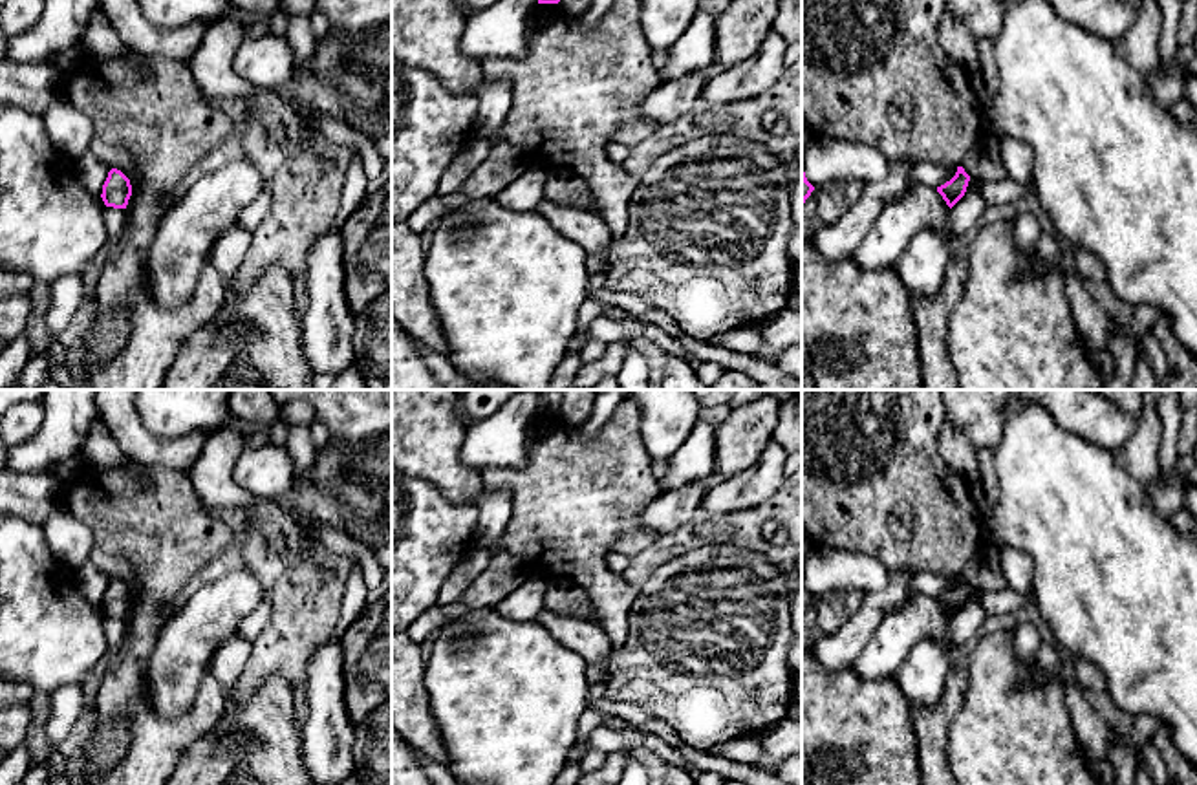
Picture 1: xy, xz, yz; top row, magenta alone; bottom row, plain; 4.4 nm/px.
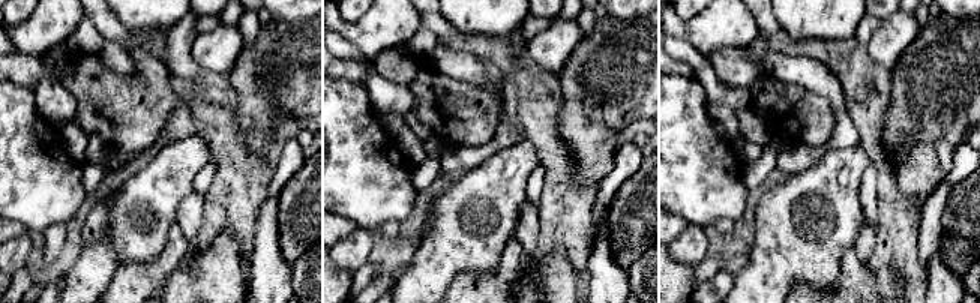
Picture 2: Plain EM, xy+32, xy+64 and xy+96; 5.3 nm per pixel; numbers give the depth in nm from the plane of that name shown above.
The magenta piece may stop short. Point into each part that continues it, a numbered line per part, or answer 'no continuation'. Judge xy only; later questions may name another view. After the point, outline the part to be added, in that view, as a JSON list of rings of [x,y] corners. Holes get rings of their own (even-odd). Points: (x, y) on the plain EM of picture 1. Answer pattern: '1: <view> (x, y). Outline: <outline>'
no continuation

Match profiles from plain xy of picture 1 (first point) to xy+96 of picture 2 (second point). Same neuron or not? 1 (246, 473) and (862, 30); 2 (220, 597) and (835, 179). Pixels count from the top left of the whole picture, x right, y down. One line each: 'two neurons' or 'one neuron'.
1: two neurons
2: one neuron

